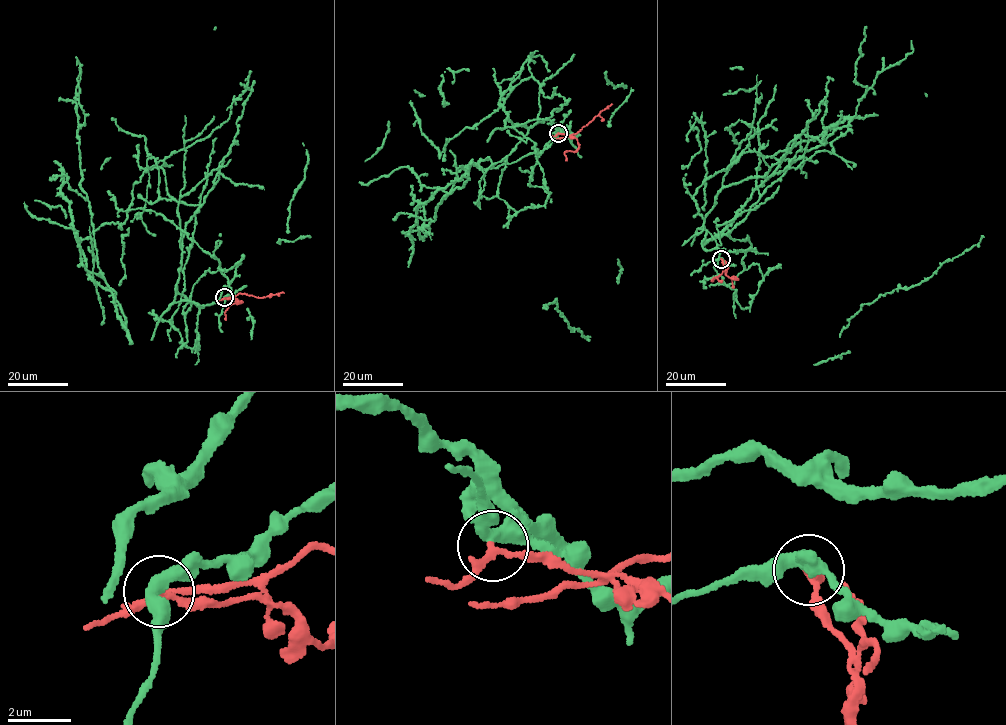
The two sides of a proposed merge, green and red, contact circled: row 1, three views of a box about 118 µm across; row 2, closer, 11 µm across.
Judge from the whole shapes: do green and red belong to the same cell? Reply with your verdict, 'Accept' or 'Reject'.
Reject

